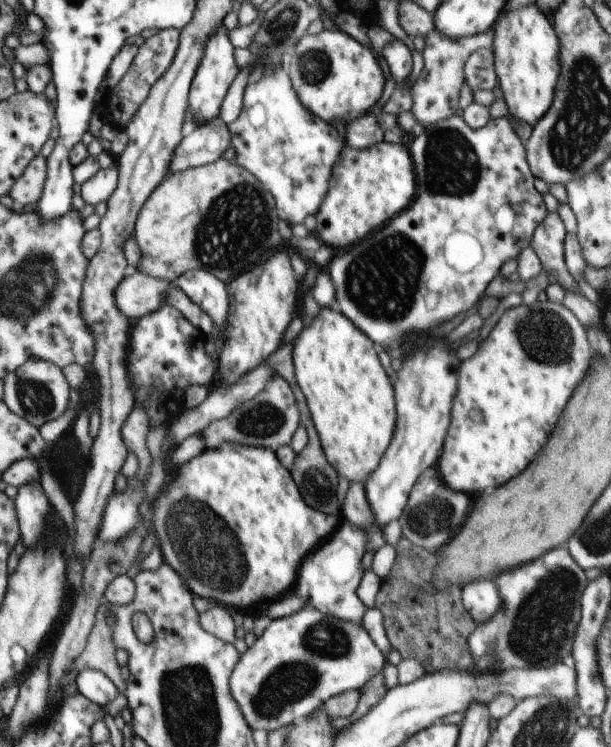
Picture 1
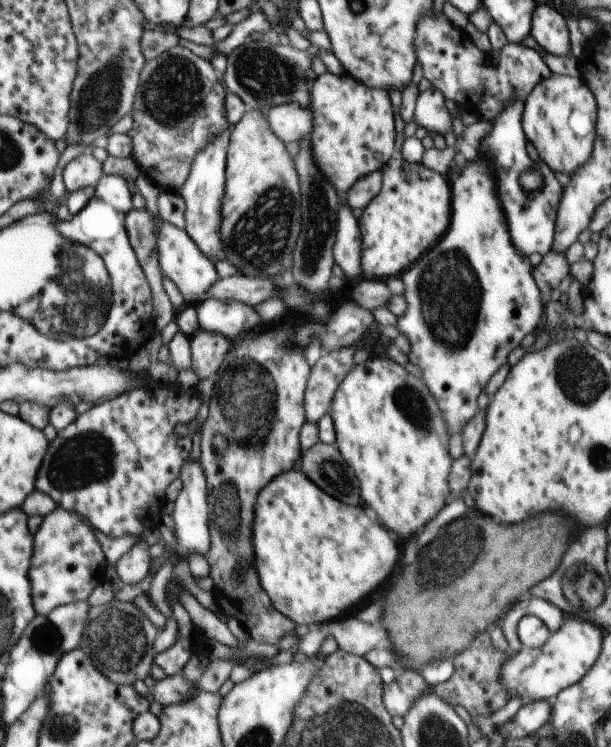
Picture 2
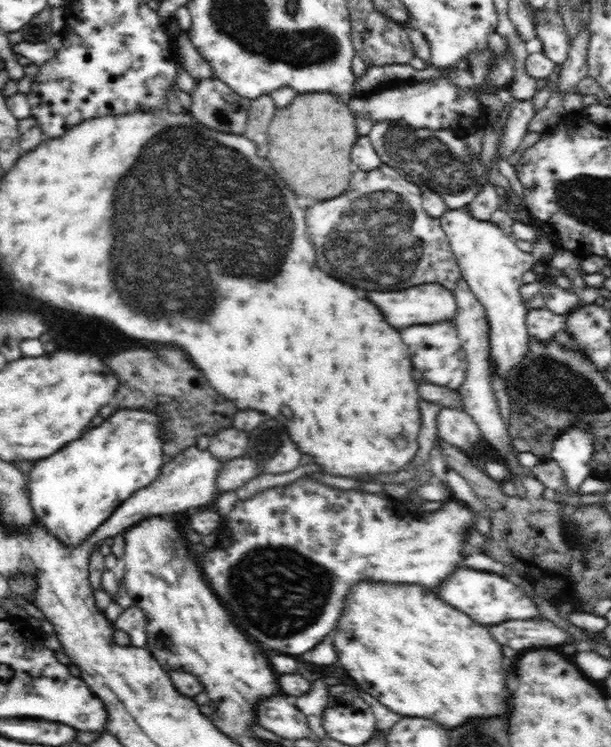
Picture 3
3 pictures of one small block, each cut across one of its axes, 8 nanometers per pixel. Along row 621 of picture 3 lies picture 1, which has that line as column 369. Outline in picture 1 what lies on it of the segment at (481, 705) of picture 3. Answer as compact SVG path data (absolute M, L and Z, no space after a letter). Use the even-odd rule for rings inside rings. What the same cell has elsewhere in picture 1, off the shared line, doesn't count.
M324 310L320 318L315 319L310 326L305 326L294 340L292 362L296 380L306 398L312 422L318 431L324 456L332 464L337 474L346 478L350 483L365 483L371 472L374 472L394 440L396 428L396 398L394 386L380 358L378 347L360 332L355 324L340 312Z

